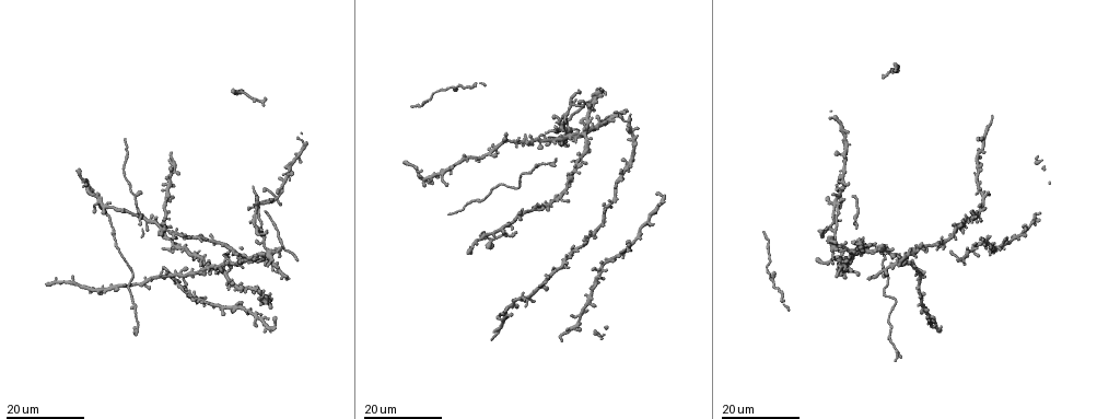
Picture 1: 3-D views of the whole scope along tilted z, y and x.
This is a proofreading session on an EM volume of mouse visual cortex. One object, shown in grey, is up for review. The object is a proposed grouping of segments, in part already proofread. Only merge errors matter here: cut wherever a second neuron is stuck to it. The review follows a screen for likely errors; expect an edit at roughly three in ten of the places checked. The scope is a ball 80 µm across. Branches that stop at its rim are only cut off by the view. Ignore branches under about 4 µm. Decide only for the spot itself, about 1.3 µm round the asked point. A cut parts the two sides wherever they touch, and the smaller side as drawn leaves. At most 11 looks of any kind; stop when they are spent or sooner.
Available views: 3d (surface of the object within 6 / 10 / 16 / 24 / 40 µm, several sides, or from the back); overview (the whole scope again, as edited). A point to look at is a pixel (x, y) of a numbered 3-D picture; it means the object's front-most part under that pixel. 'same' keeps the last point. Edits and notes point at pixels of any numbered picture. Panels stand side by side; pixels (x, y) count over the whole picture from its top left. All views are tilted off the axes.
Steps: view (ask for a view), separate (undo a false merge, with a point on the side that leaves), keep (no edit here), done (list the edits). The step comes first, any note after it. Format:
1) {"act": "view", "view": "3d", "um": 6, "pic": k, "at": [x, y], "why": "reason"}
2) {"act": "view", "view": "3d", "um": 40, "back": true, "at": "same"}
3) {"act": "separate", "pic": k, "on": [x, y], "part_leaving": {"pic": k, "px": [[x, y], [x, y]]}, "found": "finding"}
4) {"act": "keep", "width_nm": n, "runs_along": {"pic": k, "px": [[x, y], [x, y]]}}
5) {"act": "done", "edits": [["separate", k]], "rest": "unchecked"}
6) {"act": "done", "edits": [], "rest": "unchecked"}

{"act": "view", "view": "3d", "um": 16, "pic": 1, "at": [576, 328], "why": "side arm on a straight run"}

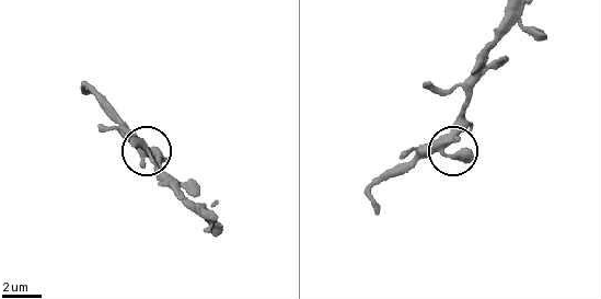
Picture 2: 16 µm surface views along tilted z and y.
{"act": "view", "view": "3d", "um": 6, "pic": 2, "at": [438, 150], "why": "closer look"}

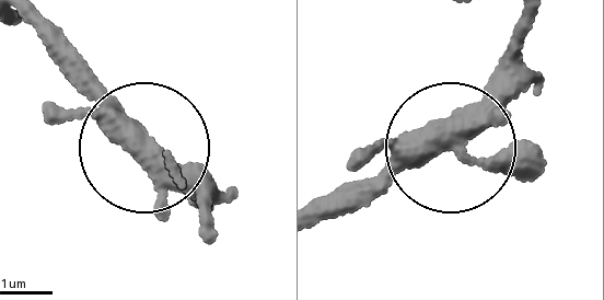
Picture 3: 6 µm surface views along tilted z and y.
{"act": "keep", "runs_along": {"pic": 3, "px": [[520, 15], [466, 130], [340, 184]]}, "found": "all the same neuron"}

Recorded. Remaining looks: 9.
{"act": "view", "view": "3d", "um": 16, "pic": 1, "at": [593, 284], "why": "calibre changes"}

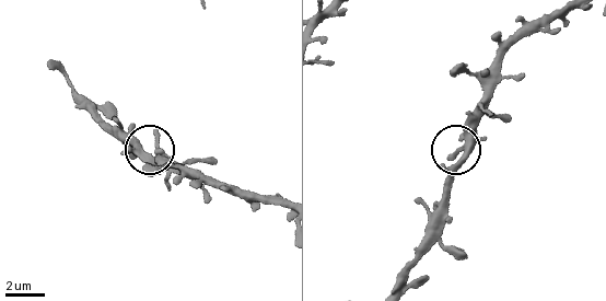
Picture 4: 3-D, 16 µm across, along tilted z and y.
{"act": "view", "view": "3d", "um": 10, "pic": 4, "at": [468, 151]}

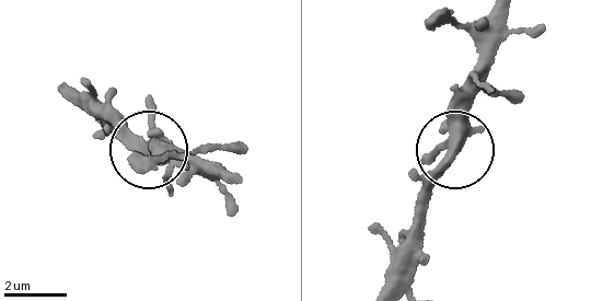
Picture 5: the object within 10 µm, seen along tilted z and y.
{"act": "view", "view": "3d", "um": 10, "back": true, "pic": 5, "at": [454, 148]}

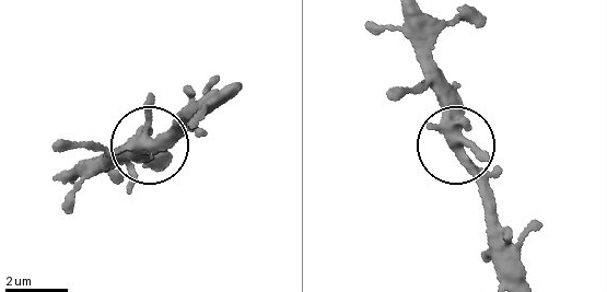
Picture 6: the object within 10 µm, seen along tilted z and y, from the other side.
{"act": "keep", "found": "all the same neuron"}

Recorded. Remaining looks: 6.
{"act": "view", "view": "3d", "um": 16, "pic": 1, "at": [276, 196], "why": "four or more arms meet"}

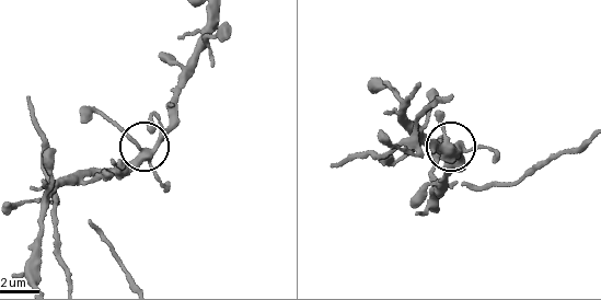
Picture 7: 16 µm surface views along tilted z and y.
{"act": "view", "view": "3d", "um": 6, "pic": 7, "at": [143, 152]}

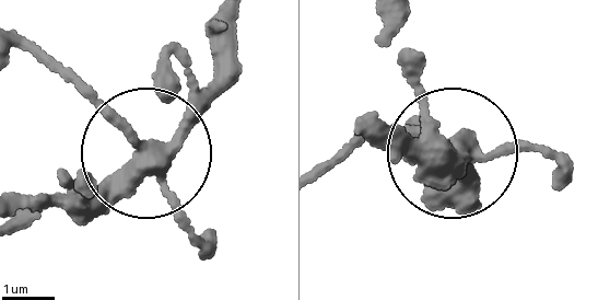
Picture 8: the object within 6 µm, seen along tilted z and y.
{"act": "keep", "found": "one neuron here"}

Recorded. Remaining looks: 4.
{"act": "view", "view": "3d", "um": 16, "pic": 1, "at": [164, 227], "why": "four-way junction"}

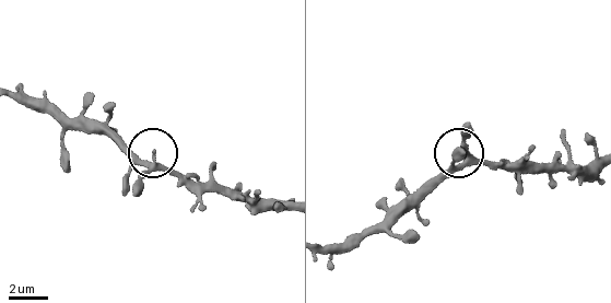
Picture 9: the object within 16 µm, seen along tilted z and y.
{"act": "view", "view": "3d", "um": 10, "pic": 9, "at": [151, 164]}

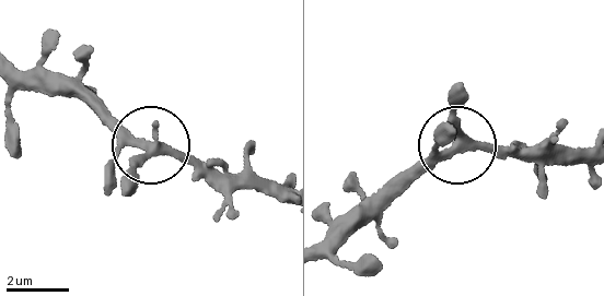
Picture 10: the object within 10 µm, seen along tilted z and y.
{"act": "keep", "arms": 4, "runs_along": {"pic": 10, "px": [[280, 192], [163, 153], [93, 108]]}, "found": "all the same neuron"}

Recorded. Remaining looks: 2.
{"act": "done", "edits": [], "rest": "unchecked"}

